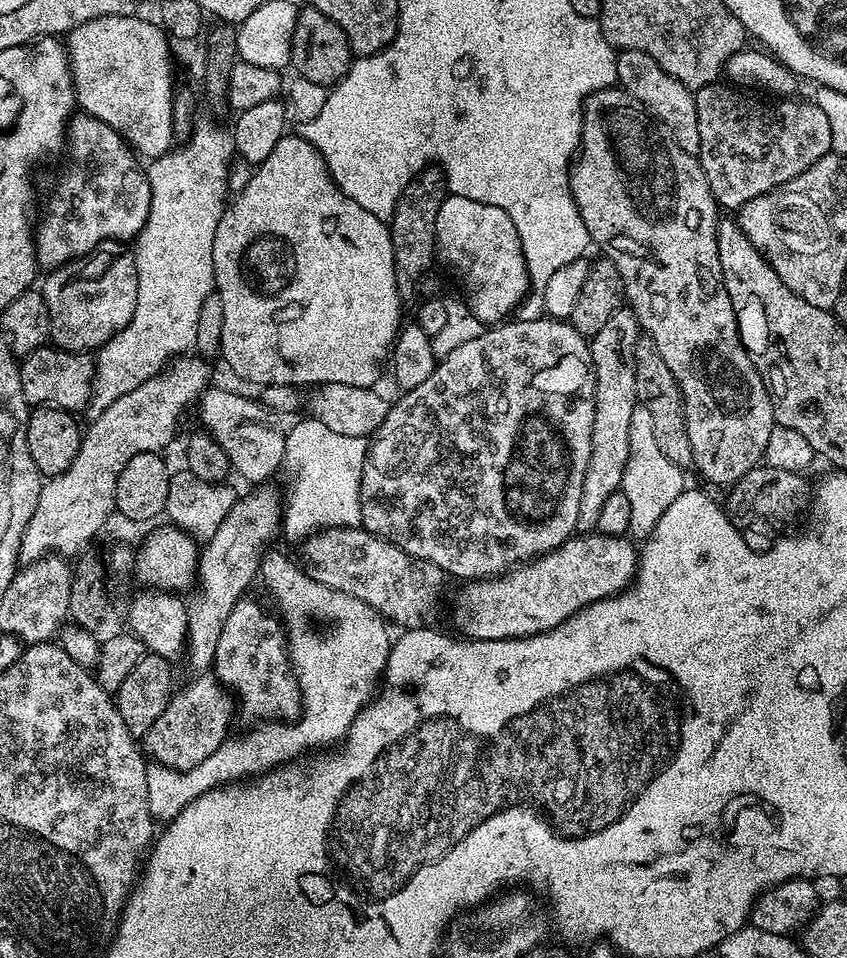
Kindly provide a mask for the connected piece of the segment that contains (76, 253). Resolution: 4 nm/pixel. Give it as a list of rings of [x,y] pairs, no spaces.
[[[73,115],[66,129],[66,153],[68,161],[56,180],[56,189],[48,200],[48,213],[34,224],[36,242],[36,262],[41,269],[51,270],[69,264],[97,251],[101,246],[112,242],[132,242],[146,226],[150,214],[150,182],[148,173],[142,167],[137,153],[127,140],[118,135],[113,128],[106,126],[93,116]]]

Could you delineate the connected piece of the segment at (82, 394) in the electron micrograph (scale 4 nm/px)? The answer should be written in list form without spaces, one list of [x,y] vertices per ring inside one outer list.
[[[45,346],[23,357],[20,364],[20,377],[22,378],[22,394],[29,406],[63,408],[66,412],[75,413],[76,408],[87,409],[88,399],[92,397],[92,379],[96,377],[96,362],[87,352],[67,352],[55,346]]]

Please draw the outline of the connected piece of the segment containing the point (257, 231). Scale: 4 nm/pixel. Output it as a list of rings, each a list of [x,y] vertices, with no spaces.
[[[285,134],[274,154],[266,158],[249,175],[248,182],[238,194],[236,201],[225,207],[218,222],[218,234],[214,234],[214,278],[216,279],[215,295],[222,302],[222,346],[220,356],[228,363],[228,368],[236,376],[249,380],[255,386],[269,384],[291,384],[295,386],[319,386],[330,382],[342,382],[346,386],[369,387],[371,381],[382,374],[383,366],[390,356],[390,349],[396,343],[396,337],[402,327],[400,307],[402,301],[396,285],[396,267],[394,266],[394,246],[389,225],[379,220],[370,210],[362,210],[332,181],[328,173],[328,164],[320,157],[314,145],[305,140],[303,135]]]

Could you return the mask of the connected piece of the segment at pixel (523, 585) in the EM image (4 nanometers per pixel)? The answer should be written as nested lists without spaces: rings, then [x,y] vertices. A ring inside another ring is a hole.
[[[574,534],[544,556],[487,580],[465,583],[456,596],[452,620],[474,640],[509,640],[550,630],[588,604],[623,592],[632,583],[638,548],[631,542],[627,535]]]

